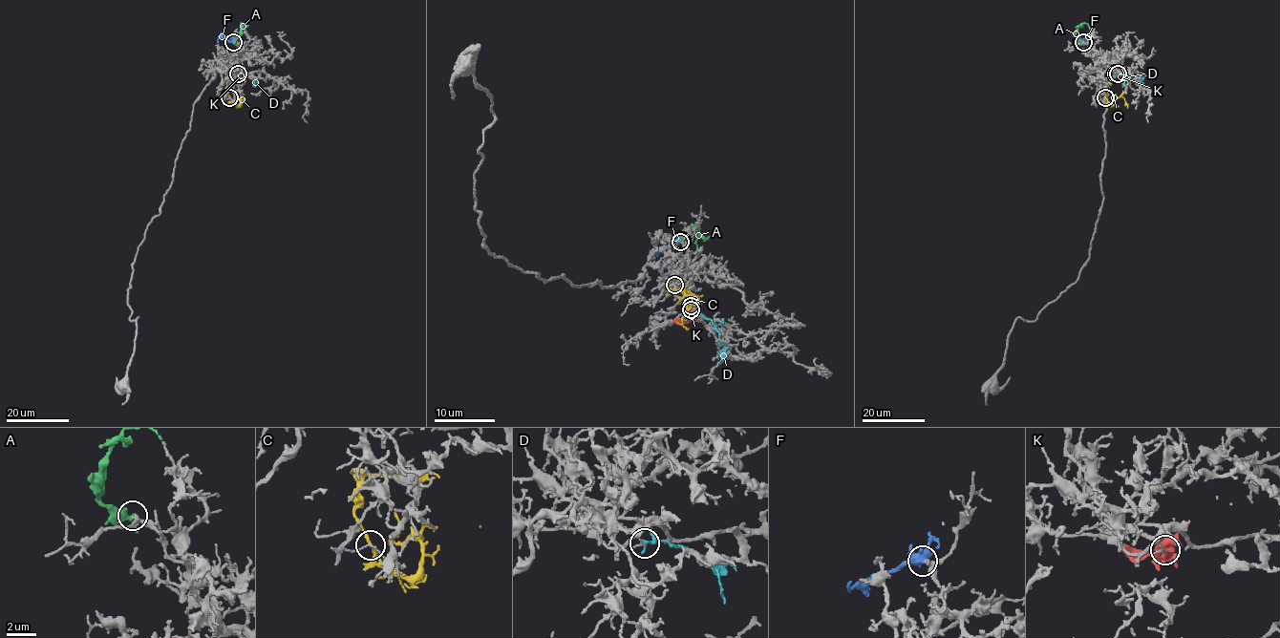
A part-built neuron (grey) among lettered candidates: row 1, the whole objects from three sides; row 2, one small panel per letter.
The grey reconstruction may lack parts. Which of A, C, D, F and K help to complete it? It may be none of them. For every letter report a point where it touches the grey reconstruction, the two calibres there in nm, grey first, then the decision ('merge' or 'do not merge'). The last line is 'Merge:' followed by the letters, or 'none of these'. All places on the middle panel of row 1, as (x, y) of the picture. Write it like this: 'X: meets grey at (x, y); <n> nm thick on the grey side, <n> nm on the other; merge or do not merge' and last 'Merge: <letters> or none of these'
A: meets grey at (681, 241); 190 nm thick on the grey side, 440 nm on the other; do not merge
C: meets grey at (674, 285); 100 nm thick on the grey side, 190 nm on the other; do not merge
D: meets grey at (691, 306); 170 nm thick on the grey side, 150 nm on the other; do not merge
F: meets grey at (680, 242); 170 nm thick on the grey side, 420 nm on the other; merge
K: meets grey at (691, 309); 170 nm thick on the grey side, 420 nm on the other; do not merge
Merge: F

